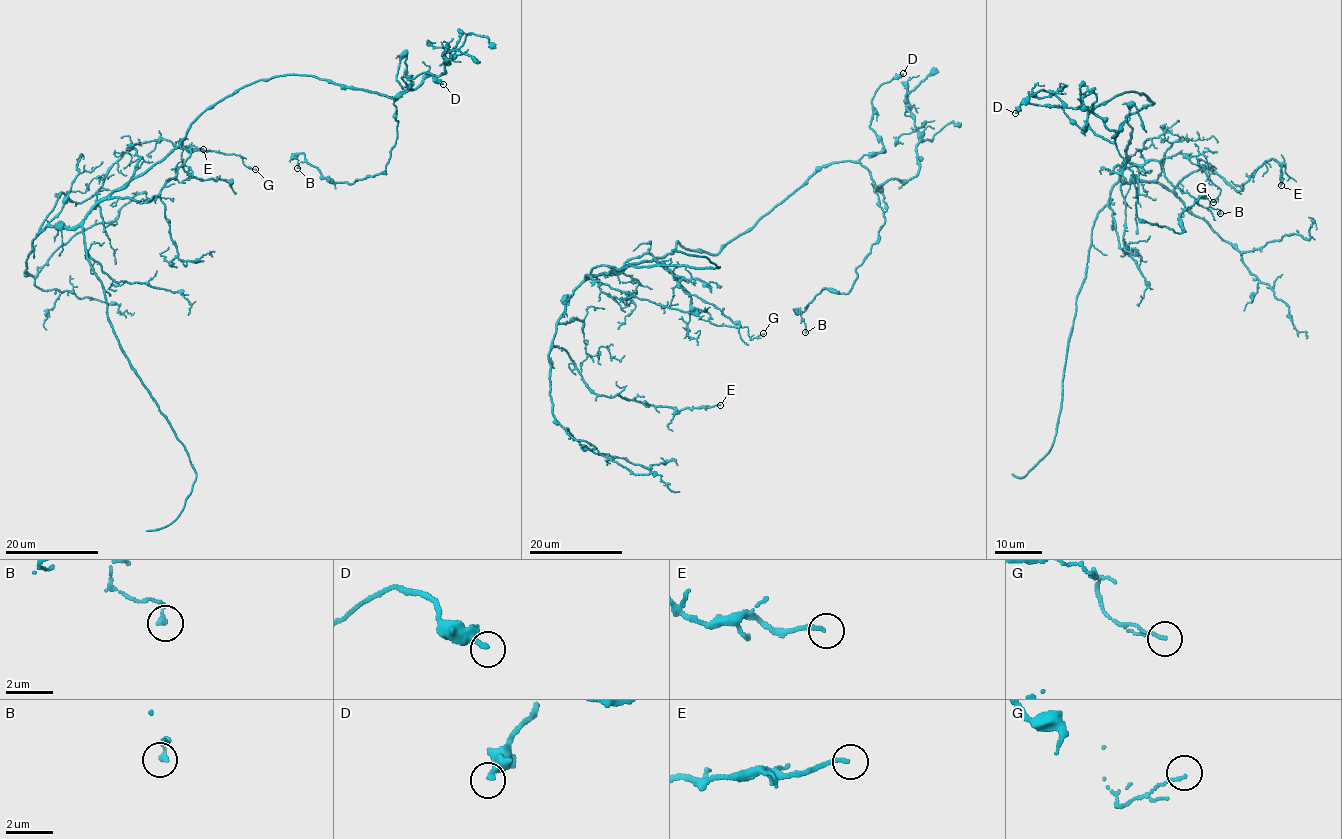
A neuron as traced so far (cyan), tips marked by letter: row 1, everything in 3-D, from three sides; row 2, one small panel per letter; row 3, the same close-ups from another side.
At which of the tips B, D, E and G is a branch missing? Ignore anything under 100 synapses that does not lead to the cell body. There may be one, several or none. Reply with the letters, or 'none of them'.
none of them

